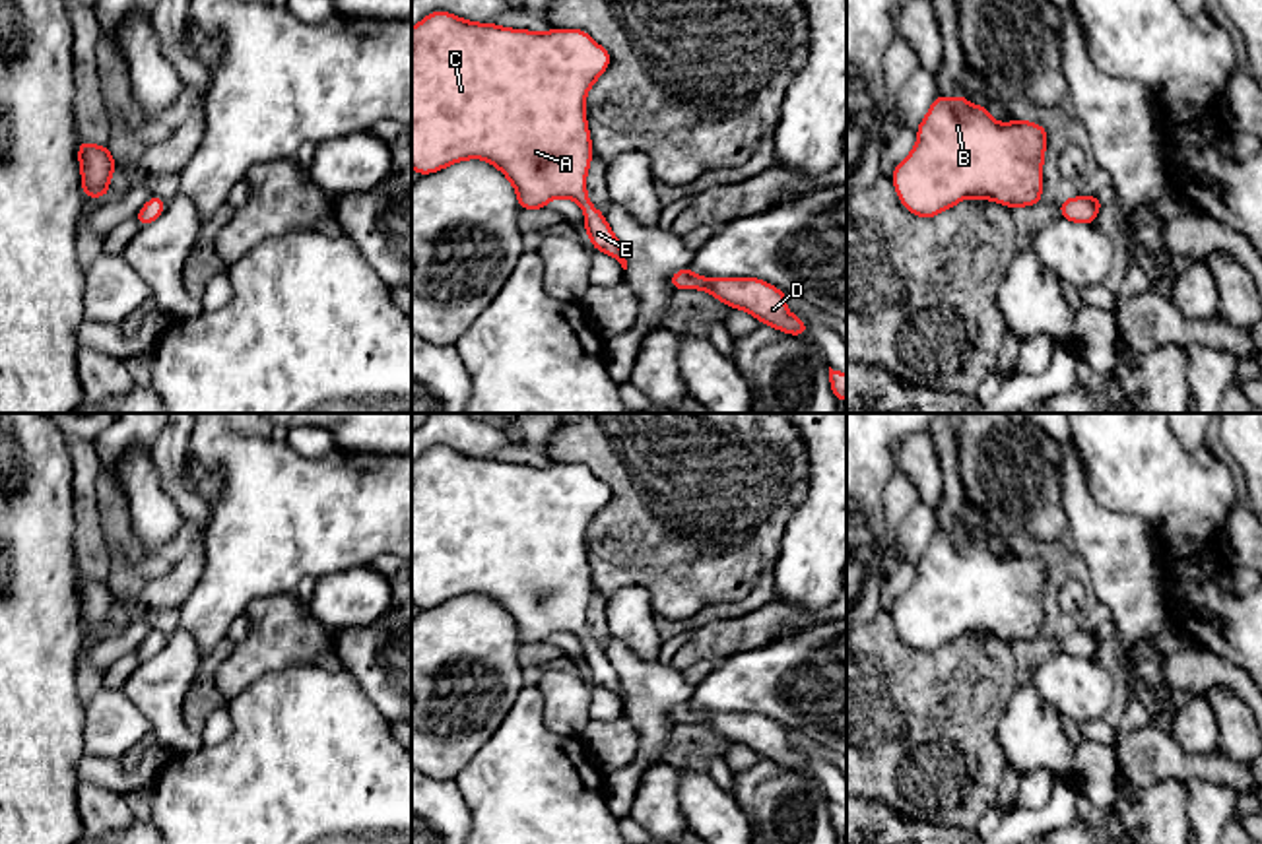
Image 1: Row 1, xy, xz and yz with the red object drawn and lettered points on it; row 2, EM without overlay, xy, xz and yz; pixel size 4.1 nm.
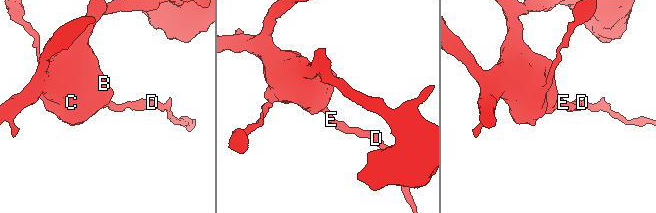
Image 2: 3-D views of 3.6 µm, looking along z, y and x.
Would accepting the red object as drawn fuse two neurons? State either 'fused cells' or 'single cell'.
single cell

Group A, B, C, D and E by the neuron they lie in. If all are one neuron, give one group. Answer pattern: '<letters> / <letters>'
A B C D E

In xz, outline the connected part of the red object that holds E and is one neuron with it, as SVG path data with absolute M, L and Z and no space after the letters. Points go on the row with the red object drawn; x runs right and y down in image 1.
M450 12L427 14L412 27L412 169L431 175L456 161L483 159L515 186L520 210L569 198L584 211L590 244L627 270L619 239L586 194L594 149L584 99L610 62L610 52L584 29L540 33L466 21Z

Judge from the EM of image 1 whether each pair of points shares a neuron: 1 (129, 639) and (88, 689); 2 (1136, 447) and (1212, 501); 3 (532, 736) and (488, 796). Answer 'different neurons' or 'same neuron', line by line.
1: same neuron
2: same neuron
3: same neuron

